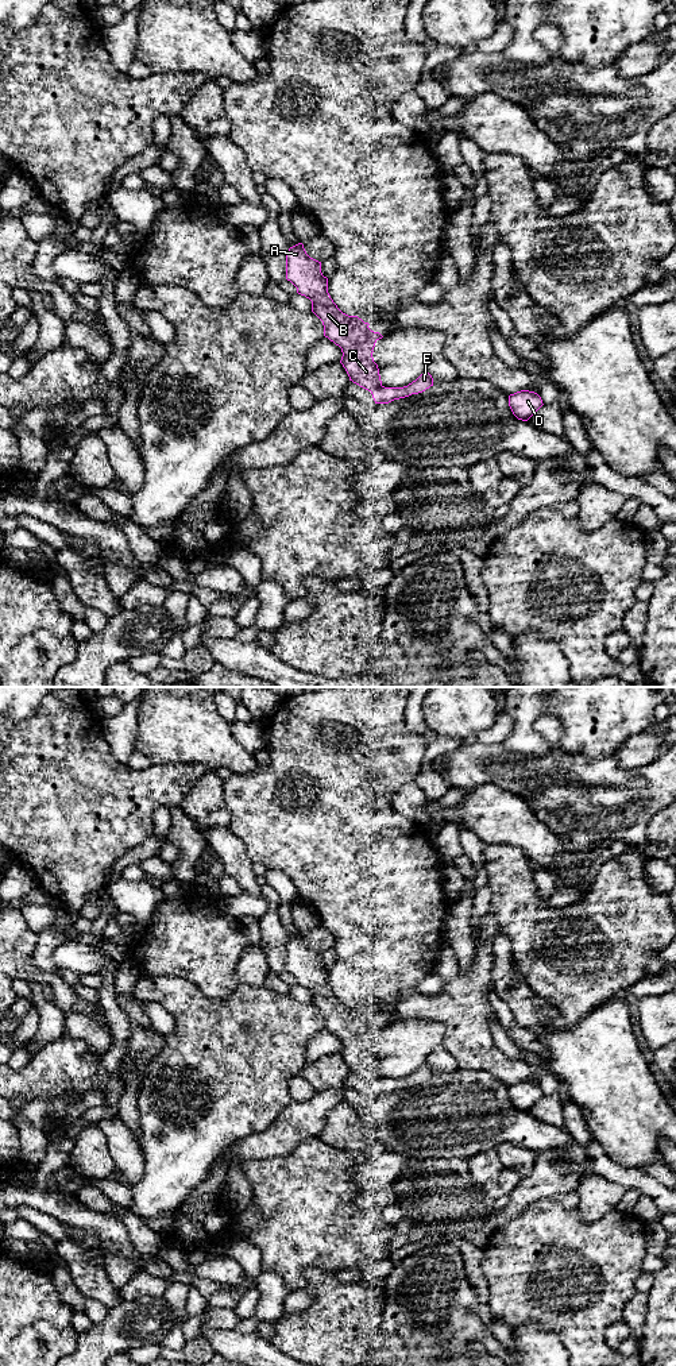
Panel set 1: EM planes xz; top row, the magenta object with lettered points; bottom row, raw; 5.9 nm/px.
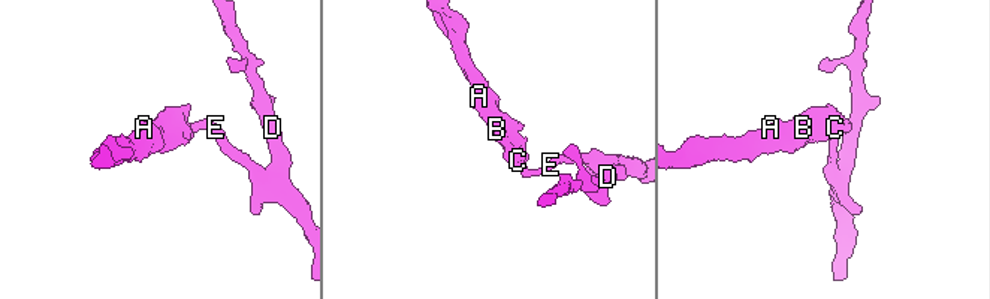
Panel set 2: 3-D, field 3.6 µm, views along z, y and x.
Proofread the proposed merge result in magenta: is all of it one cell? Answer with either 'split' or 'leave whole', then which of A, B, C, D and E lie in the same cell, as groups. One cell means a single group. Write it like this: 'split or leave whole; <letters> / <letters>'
split; A B C / D E

